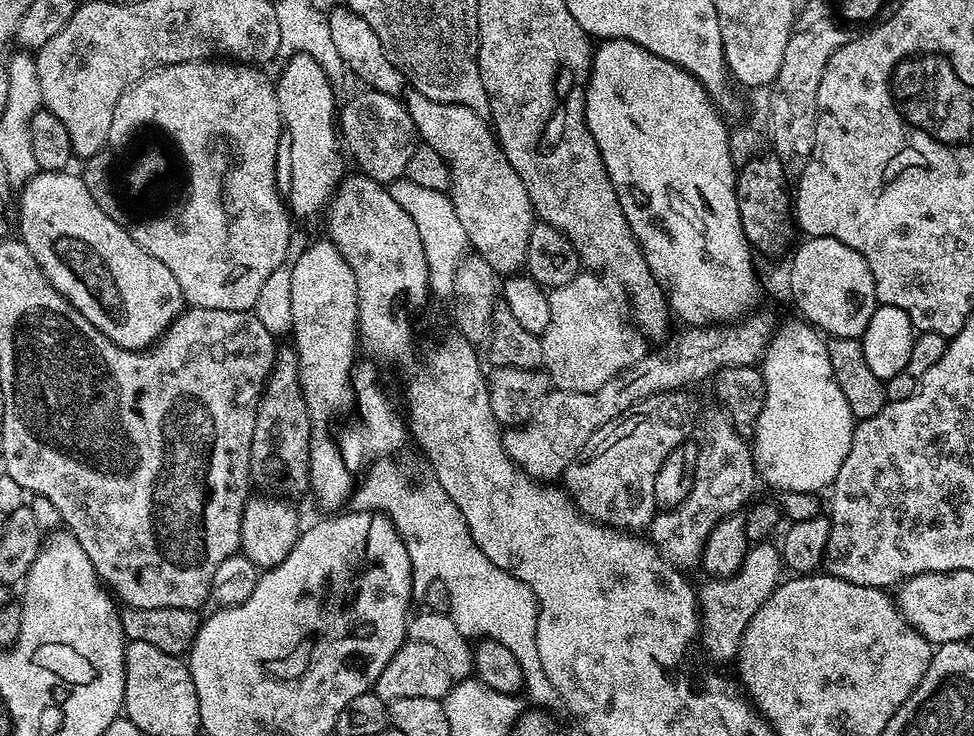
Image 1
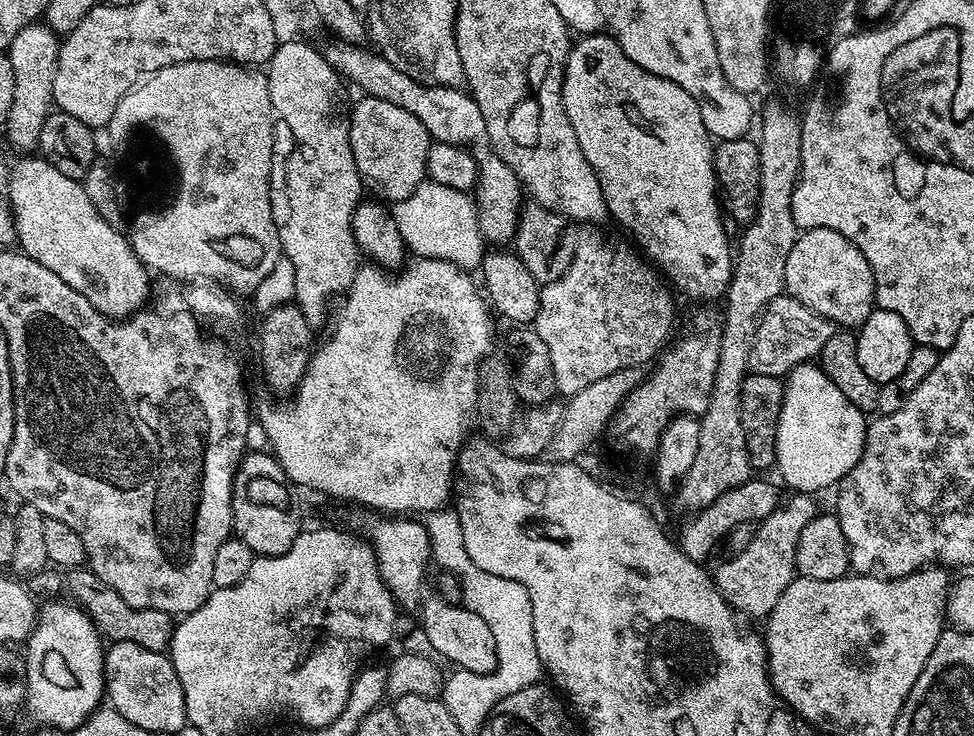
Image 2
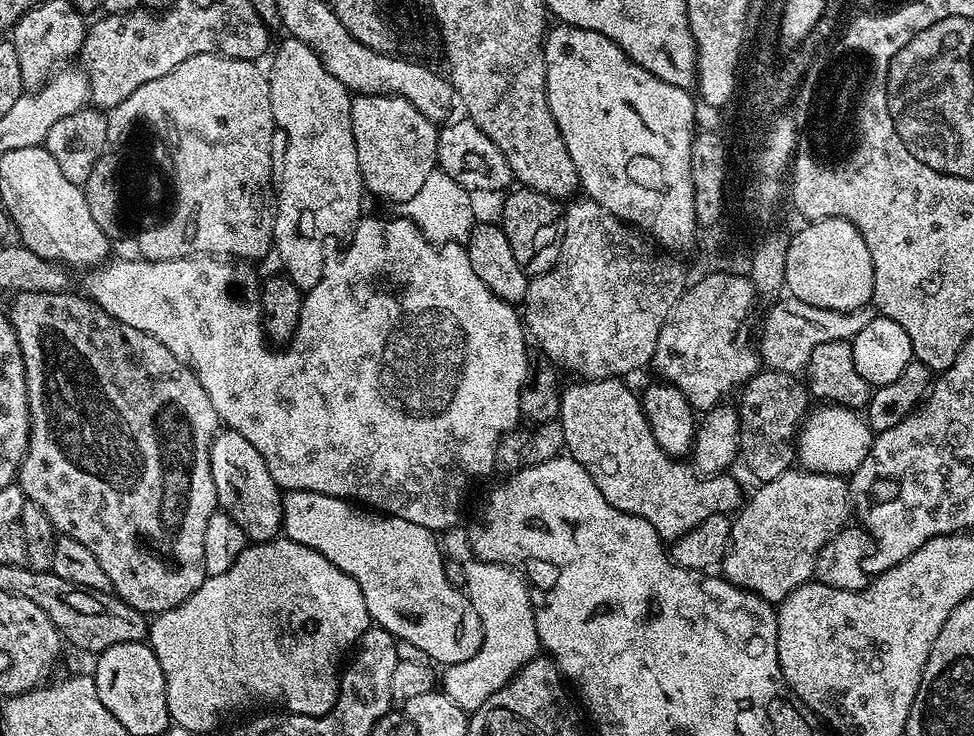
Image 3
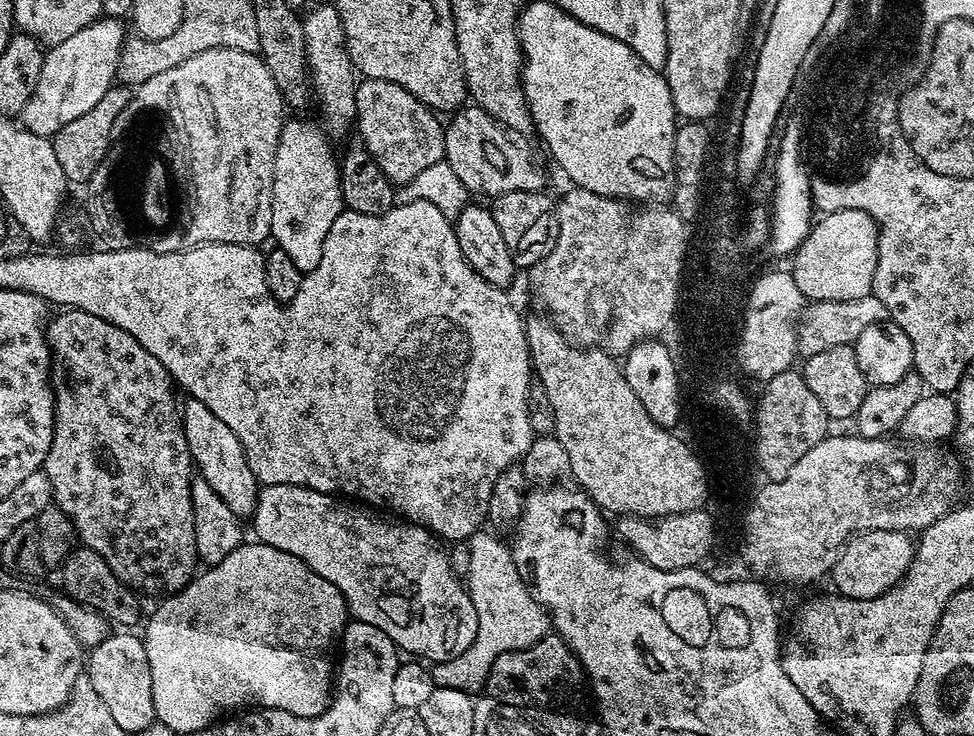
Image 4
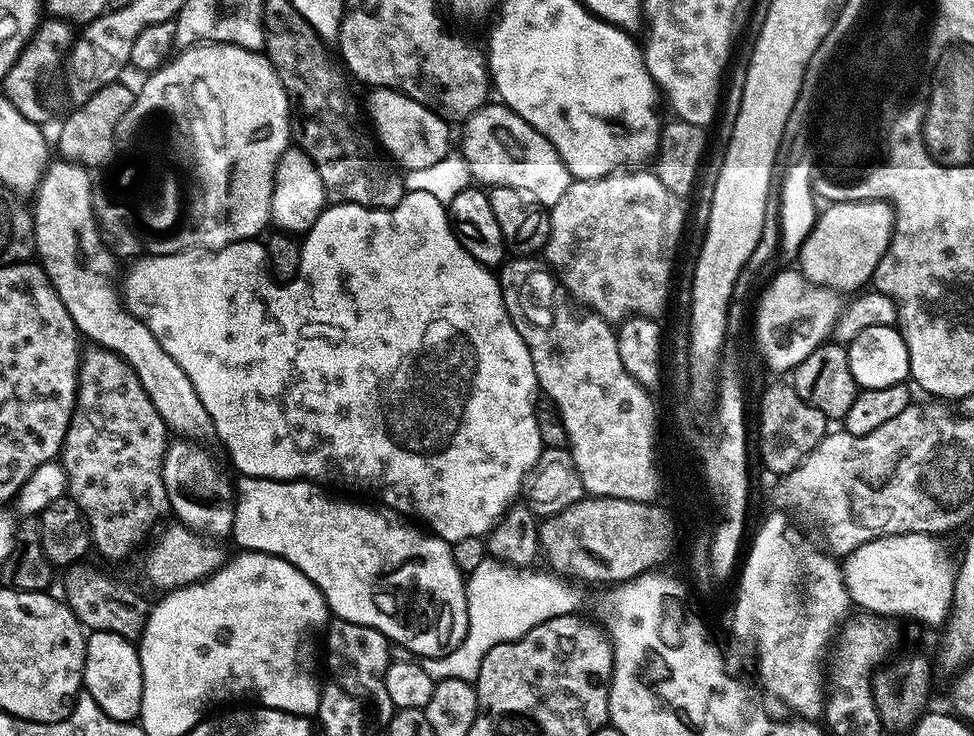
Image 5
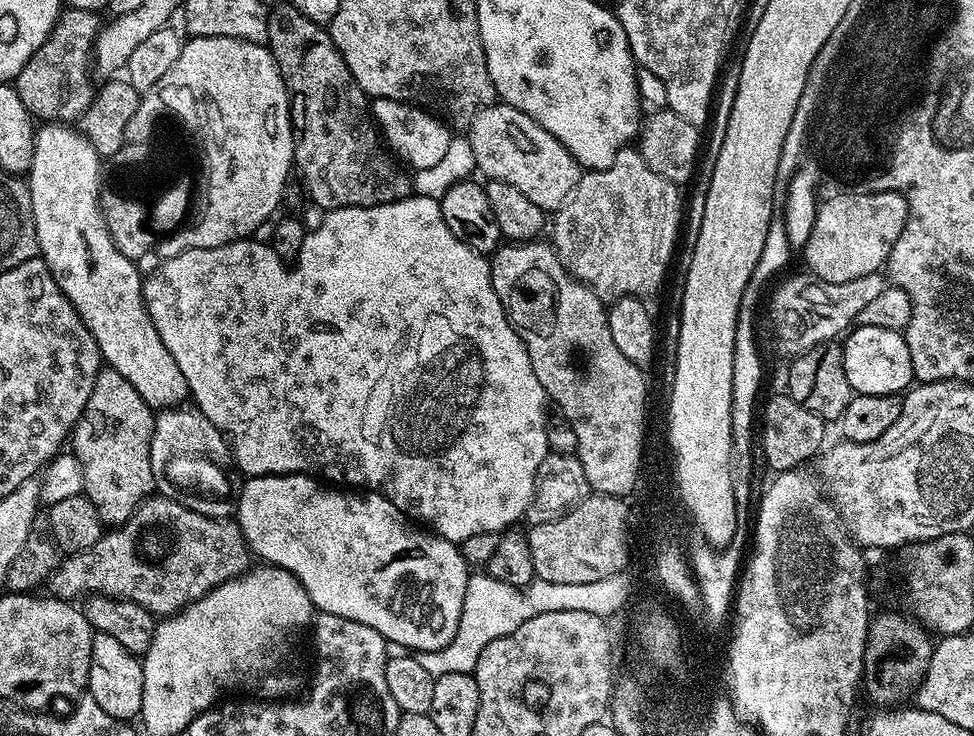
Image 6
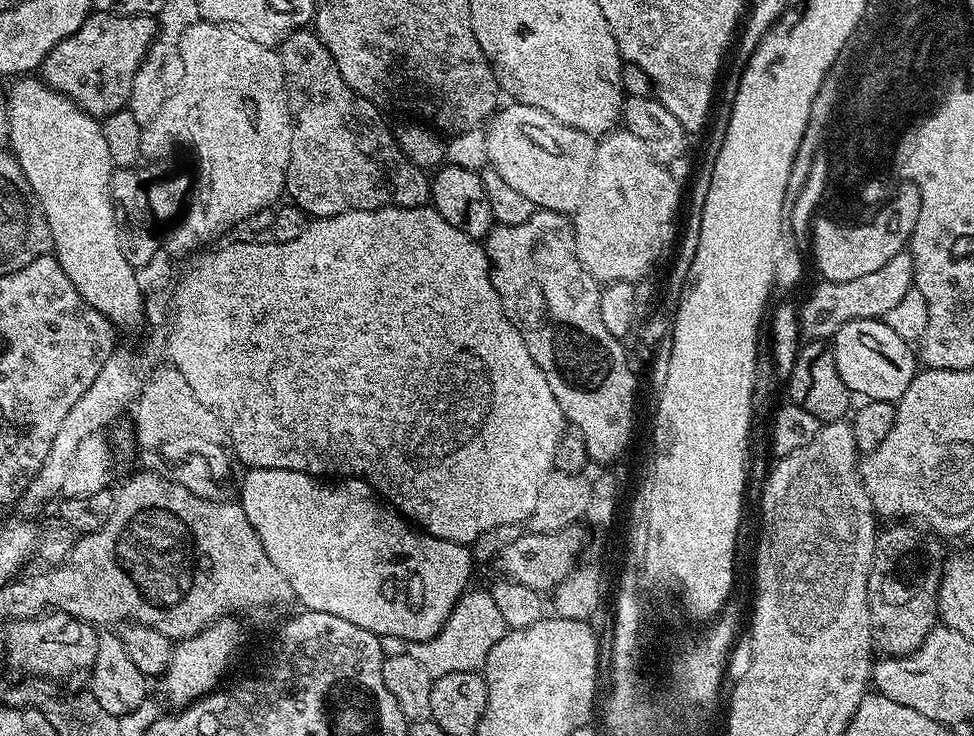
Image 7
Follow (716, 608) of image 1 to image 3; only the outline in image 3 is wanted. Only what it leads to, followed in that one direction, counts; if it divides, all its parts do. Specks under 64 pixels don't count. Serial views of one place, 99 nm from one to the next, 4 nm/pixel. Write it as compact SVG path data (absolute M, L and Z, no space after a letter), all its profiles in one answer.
M807 470L786 471L757 488L757 492L747 497L746 503L732 520L732 545L722 561L722 575L725 580L756 592L763 600L769 600L776 606L795 588L813 579L822 546L826 546L826 542L838 535L853 519L852 493L845 477Z

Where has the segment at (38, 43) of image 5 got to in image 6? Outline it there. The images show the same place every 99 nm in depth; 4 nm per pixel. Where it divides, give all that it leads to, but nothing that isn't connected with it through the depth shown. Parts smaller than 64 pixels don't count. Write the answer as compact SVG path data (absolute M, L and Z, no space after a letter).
M71 6L65 7L60 14L49 37L38 50L22 66L16 75L14 87L18 98L22 98L22 106L36 118L44 122L76 122L83 112L91 106L94 85L88 77L90 61L94 56L96 37L102 27L101 17L90 10L82 10Z

